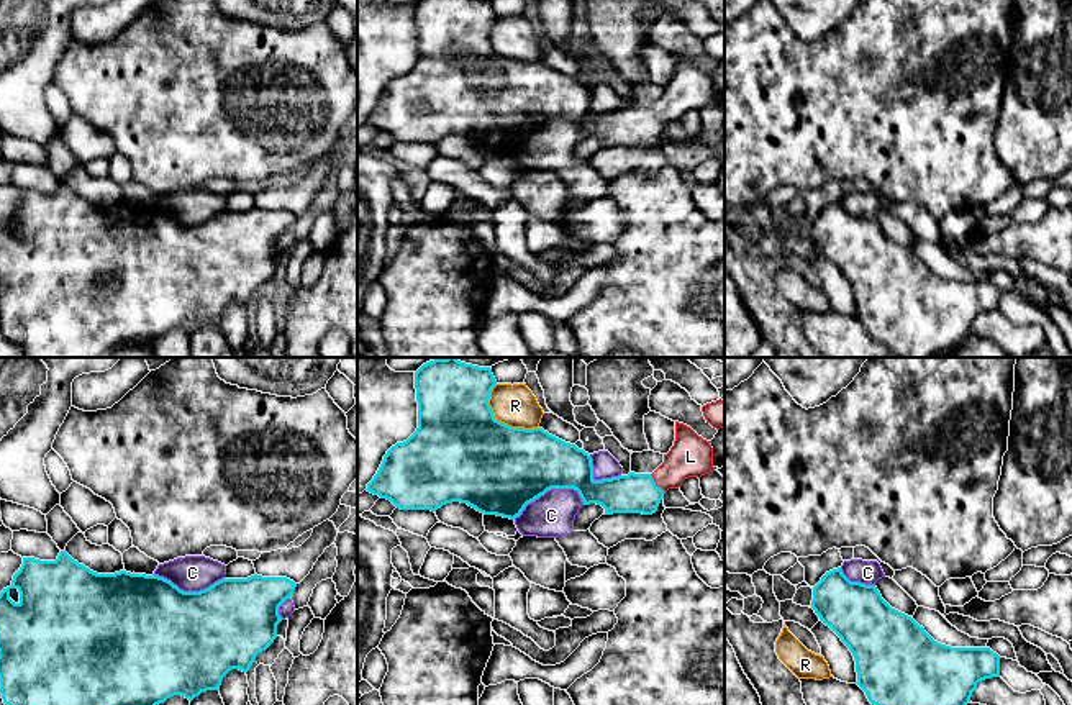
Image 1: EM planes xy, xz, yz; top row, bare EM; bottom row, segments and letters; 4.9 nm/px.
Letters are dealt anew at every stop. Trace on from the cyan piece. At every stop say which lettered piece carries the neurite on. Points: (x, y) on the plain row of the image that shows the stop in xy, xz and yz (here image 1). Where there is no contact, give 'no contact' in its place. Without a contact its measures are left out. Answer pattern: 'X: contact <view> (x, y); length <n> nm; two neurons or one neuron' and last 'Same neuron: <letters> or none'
C: contact xz (549, 122); length 360 nm; two neurons
L: contact xz (654, 117); length 120 nm; one neuron
R: contact xz (504, 56); length 300 nm; two neurons
Same neuron: L

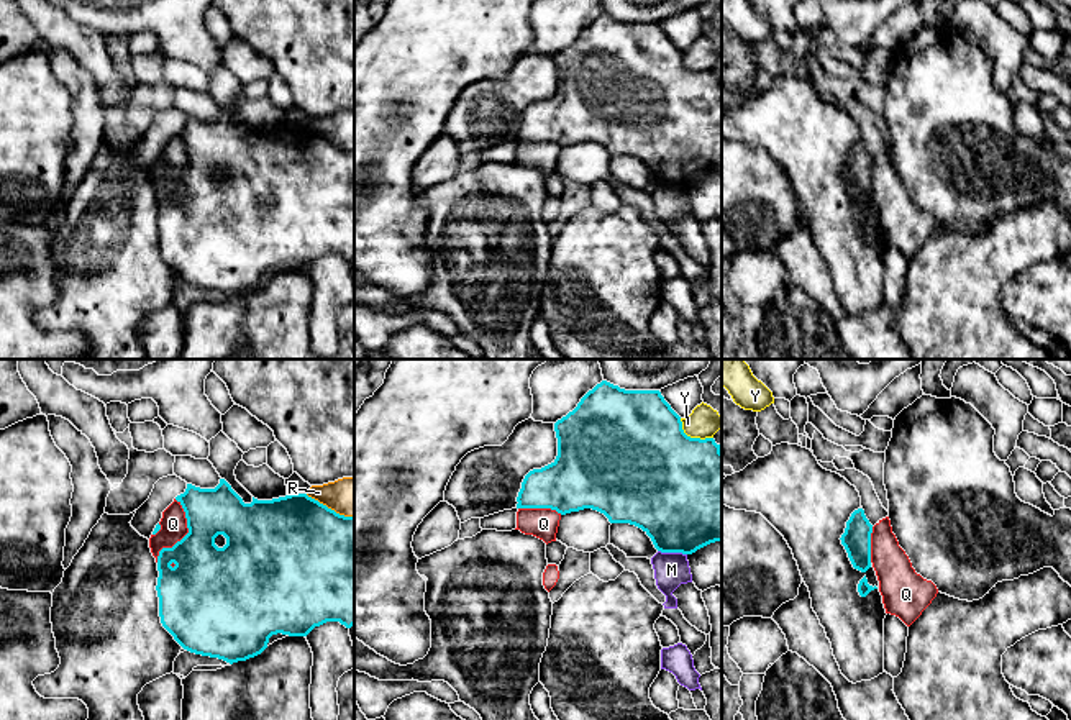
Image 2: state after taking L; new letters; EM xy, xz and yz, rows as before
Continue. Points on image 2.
M: contact xz (673, 184); length 150 nm; two neurons
Q: contact xy (186, 168); length 320 nm; two neurons
R: contact xy (330, 141); length 260 nm; two neurons
Y: contact xz (692, 71); length 190 nm; two neurons
Same neuron: none

